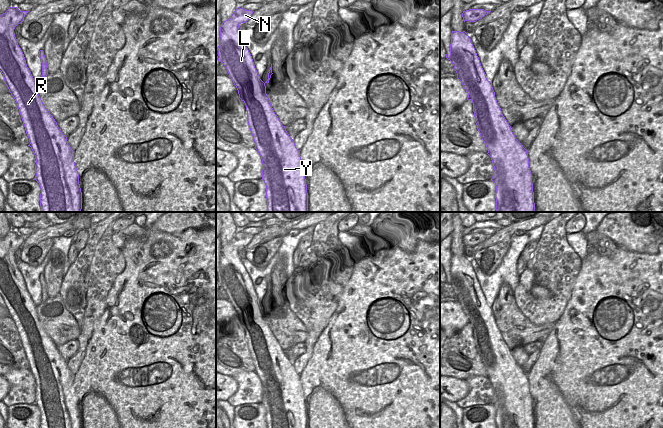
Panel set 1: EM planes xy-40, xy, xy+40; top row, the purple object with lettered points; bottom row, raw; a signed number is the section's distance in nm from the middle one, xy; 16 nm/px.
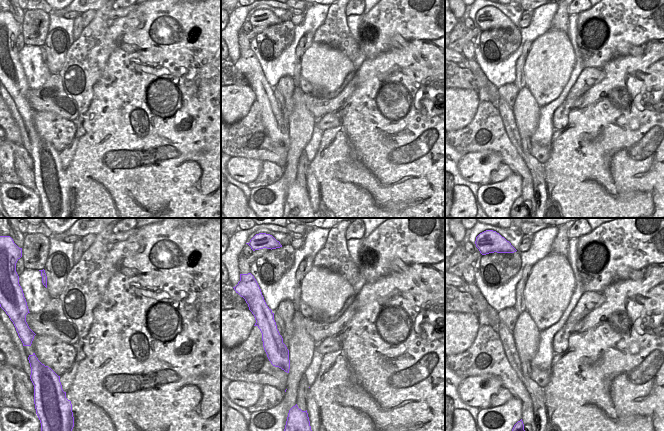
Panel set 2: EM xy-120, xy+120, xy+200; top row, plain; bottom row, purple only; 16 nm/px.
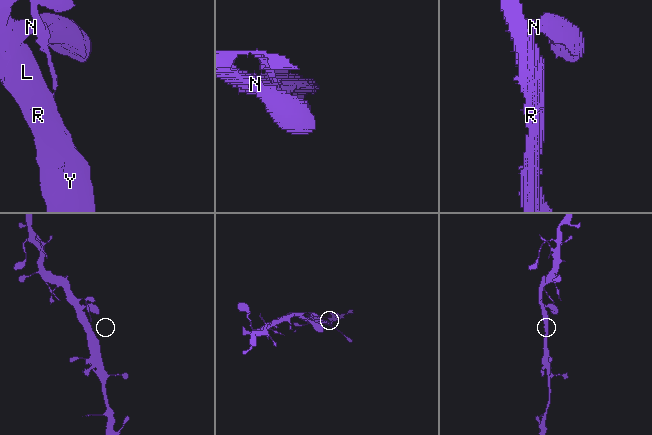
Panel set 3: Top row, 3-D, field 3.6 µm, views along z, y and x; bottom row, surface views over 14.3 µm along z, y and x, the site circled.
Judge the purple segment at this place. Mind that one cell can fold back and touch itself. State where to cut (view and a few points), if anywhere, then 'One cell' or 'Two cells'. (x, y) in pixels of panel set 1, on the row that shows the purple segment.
No split. One cell

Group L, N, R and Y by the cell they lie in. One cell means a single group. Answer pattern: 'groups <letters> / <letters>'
groups L N R Y

